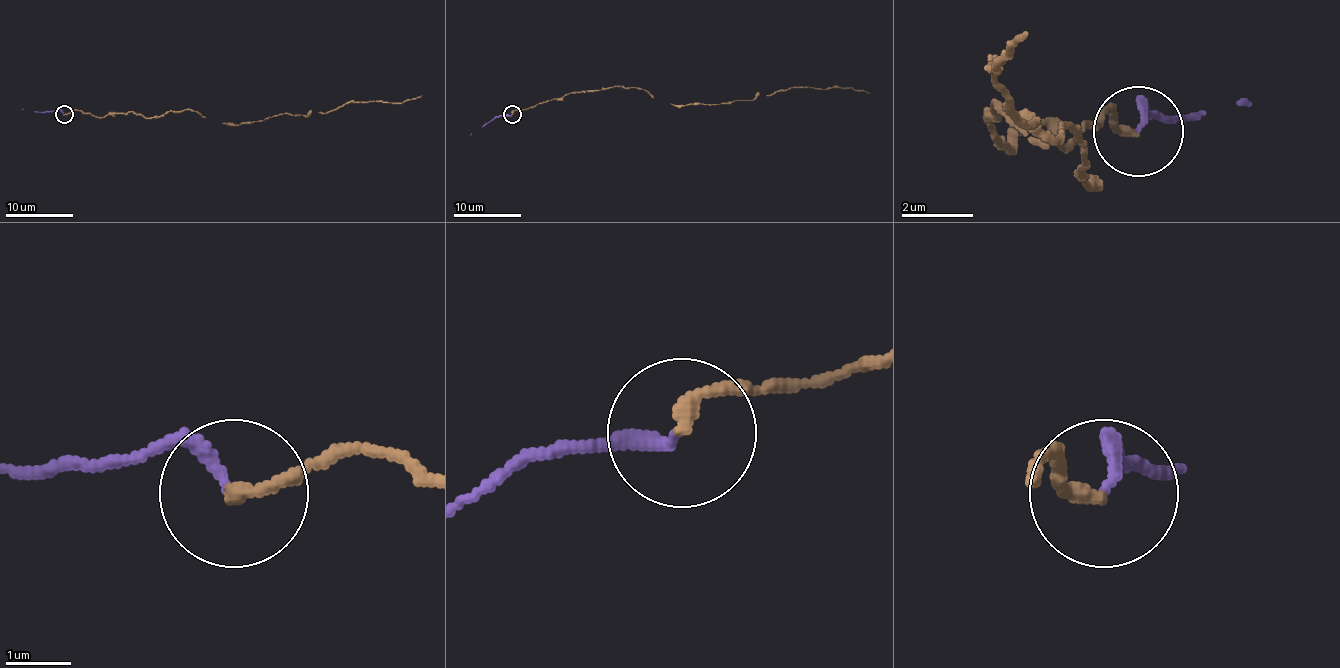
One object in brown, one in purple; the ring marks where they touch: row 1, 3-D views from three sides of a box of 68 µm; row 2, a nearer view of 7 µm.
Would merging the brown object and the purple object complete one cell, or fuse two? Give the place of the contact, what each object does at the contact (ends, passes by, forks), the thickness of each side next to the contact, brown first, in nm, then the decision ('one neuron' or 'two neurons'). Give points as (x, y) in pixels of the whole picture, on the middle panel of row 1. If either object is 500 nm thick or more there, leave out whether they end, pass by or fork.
(512, 114) | brown ends | purple ends | 240/170 nm | one neuron

